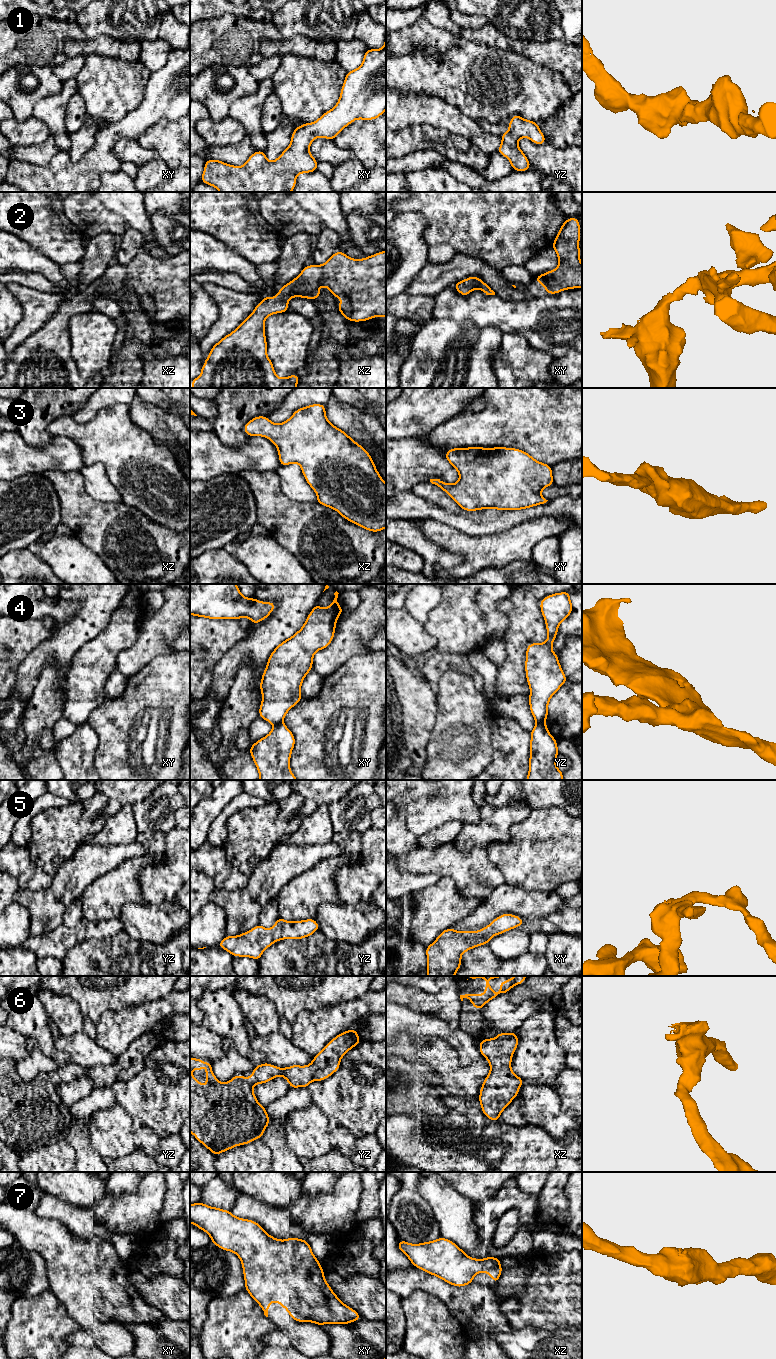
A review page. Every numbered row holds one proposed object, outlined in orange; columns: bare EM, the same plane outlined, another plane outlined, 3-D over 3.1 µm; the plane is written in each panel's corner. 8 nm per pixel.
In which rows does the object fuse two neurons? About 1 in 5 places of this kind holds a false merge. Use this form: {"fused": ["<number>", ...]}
{"fused": ["4"]}

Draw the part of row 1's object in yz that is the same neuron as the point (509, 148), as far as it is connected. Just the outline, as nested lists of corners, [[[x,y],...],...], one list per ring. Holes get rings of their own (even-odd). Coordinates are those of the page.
[[[514,115],[510,118],[511,122],[507,125],[509,131],[501,135],[502,143],[499,146],[497,152],[505,156],[511,163],[514,171],[529,171],[531,163],[527,159],[526,155],[518,146],[518,140],[520,138],[529,138],[533,143],[541,145],[546,142],[546,138],[538,127],[538,122],[523,119],[519,115]]]

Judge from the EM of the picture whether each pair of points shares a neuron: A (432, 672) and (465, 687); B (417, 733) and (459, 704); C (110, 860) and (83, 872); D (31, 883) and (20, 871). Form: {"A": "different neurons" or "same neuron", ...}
{"A": "different neurons", "B": "different neurons", "C": "same neuron", "D": "same neuron"}

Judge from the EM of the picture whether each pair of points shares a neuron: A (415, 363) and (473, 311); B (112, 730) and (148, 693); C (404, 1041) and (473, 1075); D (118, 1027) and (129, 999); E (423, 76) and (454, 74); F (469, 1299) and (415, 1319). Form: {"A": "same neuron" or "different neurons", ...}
{"A": "different neurons", "B": "same neuron", "C": "same neuron", "D": "different neurons", "E": "same neuron", "F": "different neurons"}

